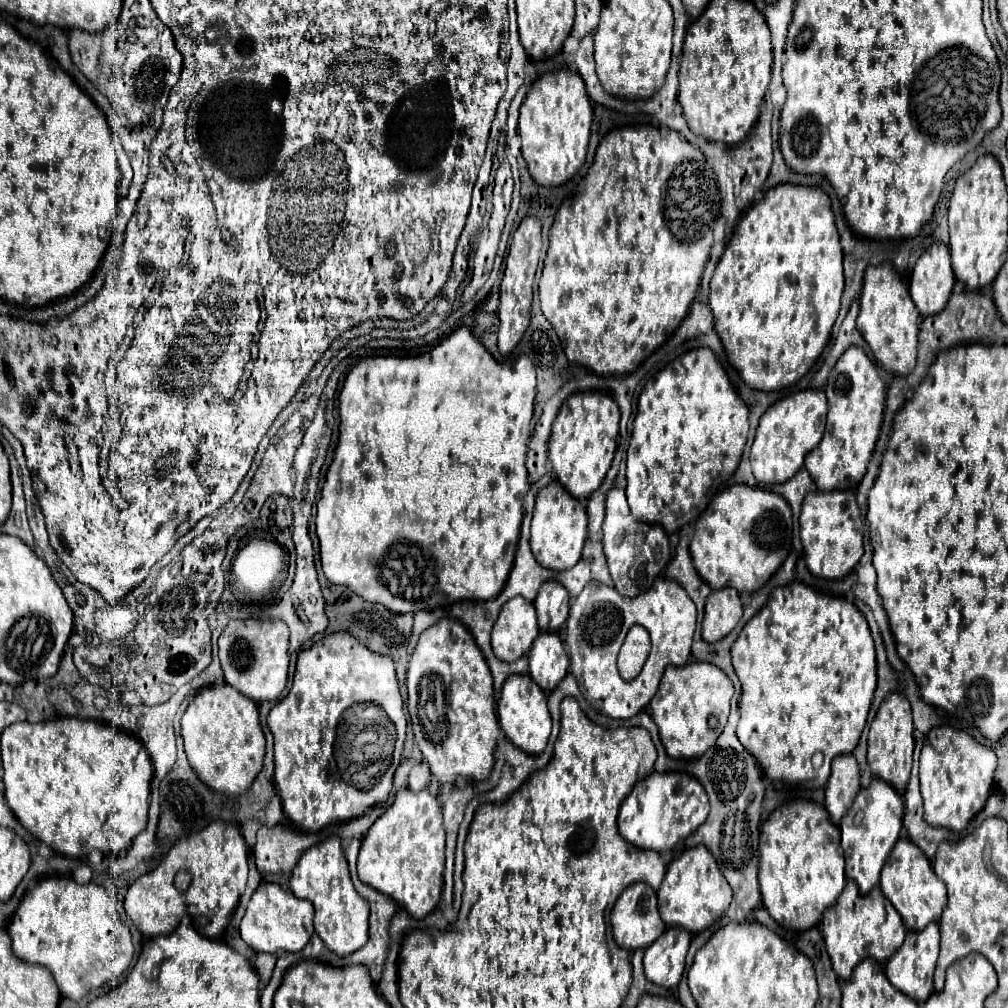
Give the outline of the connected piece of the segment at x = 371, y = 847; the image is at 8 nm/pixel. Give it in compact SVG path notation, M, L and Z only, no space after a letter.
M400 790L386 812L362 838L358 878L362 884L390 896L412 918L428 916L440 902L444 884L444 828L442 808L428 790Z

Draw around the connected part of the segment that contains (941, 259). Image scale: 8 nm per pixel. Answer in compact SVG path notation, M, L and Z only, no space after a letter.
M934 242L918 258L912 278L910 296L922 316L932 316L944 310L954 286L950 250L942 242Z

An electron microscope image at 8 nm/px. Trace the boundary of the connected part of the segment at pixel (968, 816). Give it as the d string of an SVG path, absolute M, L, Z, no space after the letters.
M952 726L930 730L920 754L920 790L924 798L924 820L930 826L962 832L968 822L984 808L996 768L996 756L990 748L978 744L968 732Z

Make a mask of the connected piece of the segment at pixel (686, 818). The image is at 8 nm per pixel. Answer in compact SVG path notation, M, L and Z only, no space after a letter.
M652 772L640 780L632 794L620 806L618 830L624 840L642 850L672 850L680 840L686 840L708 818L708 796L692 776L680 776L684 772Z

